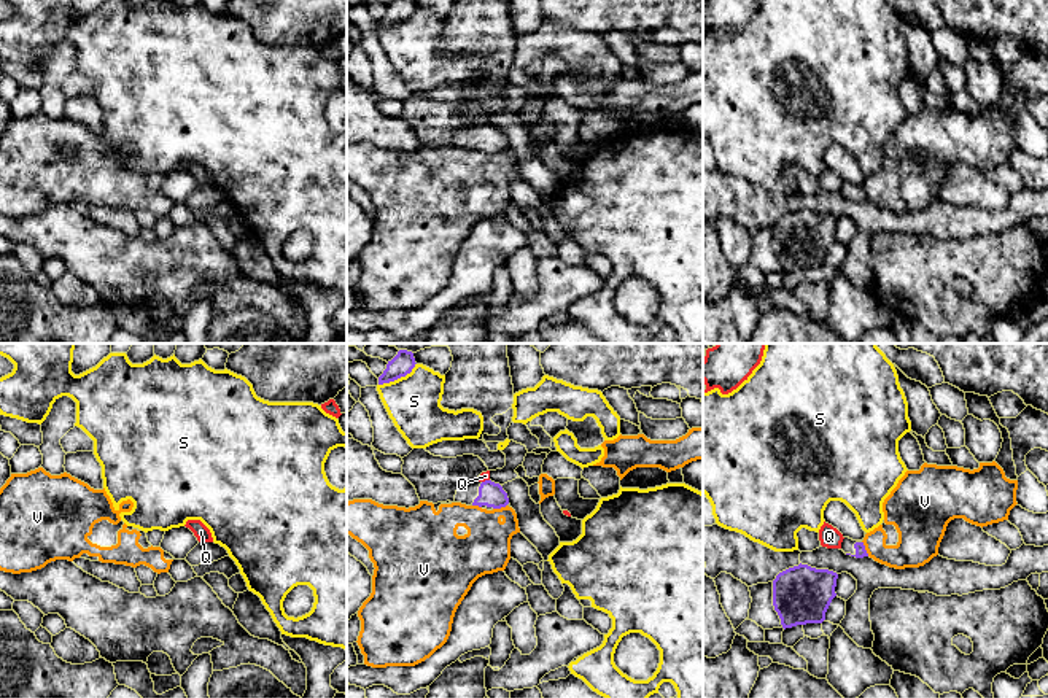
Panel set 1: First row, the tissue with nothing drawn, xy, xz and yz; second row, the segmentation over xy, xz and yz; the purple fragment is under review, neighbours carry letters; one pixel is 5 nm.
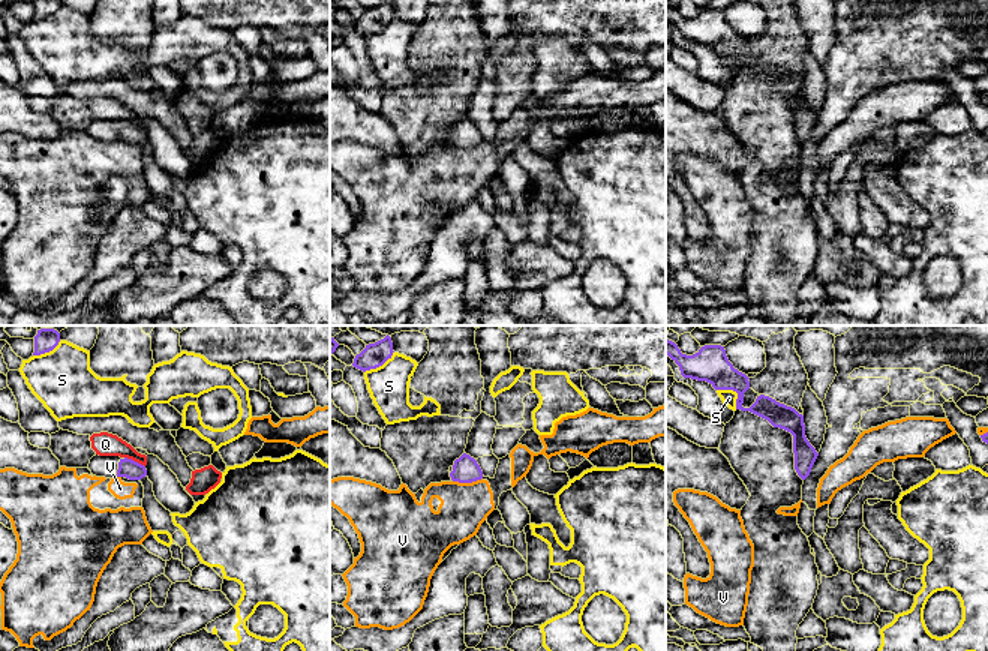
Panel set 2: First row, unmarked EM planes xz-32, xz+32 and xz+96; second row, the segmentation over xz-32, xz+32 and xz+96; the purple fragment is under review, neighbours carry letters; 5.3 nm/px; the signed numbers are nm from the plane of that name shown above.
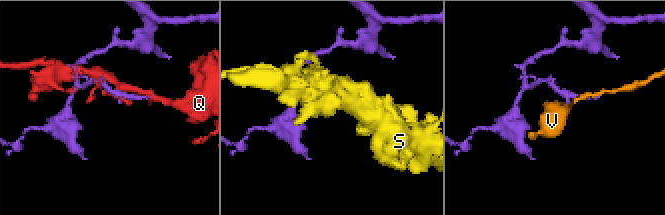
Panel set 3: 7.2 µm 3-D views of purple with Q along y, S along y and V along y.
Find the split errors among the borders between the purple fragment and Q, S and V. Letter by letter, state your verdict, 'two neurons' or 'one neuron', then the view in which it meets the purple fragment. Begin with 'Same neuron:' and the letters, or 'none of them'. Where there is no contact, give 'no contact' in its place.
Same neuron: none of them
Q: two neurons; meets purple in xz
S: two neurons; meets purple in xz
V: two neurons; meets purple in yz

